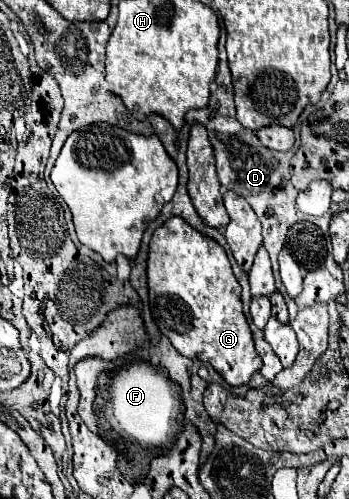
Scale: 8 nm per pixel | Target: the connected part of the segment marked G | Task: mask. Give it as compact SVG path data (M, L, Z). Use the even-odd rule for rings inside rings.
M169 218L151 236L147 282L153 320L171 344L187 358L209 362L227 384L247 384L263 360L255 350L241 306L241 286L225 250L183 218Z

